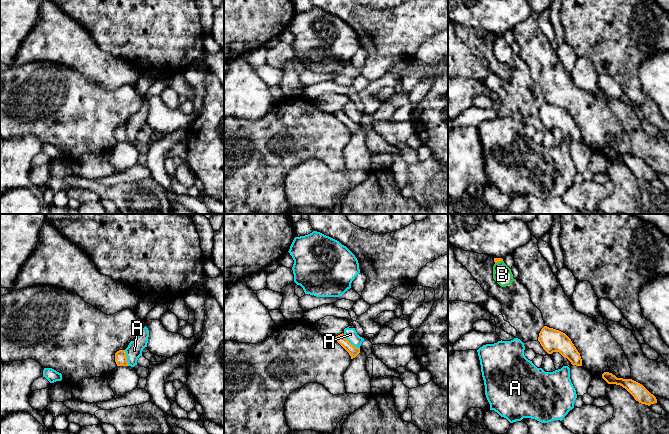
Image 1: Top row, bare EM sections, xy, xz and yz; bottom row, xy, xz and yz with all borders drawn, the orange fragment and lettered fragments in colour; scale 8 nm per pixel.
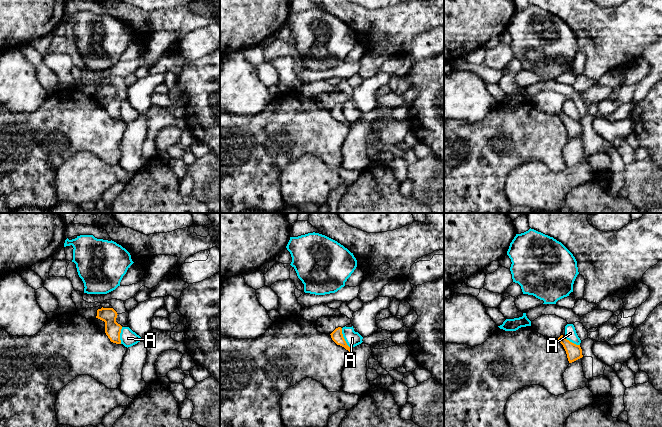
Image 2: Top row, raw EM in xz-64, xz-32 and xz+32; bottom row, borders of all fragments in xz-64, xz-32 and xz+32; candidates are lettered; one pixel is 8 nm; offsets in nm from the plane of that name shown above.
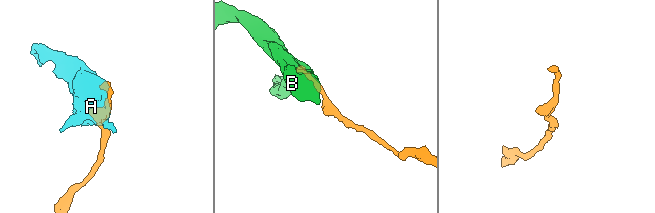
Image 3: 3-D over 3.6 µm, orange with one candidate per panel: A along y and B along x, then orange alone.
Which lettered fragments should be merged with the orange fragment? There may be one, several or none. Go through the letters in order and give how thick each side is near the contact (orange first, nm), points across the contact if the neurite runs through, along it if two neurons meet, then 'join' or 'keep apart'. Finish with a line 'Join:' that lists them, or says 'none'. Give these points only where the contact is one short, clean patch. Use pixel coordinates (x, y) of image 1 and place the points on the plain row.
A: calibres 80 and 100 nm; border xz (343, 110), (354, 122), (359, 124); keep apart
B: calibres 40 and 150 nm; border yz (502, 36), (495, 39); keep apart
Join: none

